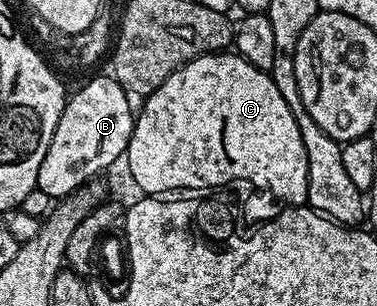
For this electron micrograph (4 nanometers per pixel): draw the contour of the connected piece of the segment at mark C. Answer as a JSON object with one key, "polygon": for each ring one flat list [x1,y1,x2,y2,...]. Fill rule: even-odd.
{"polygon":[[215,53,201,55,191,63,185,63,177,71,172,72,151,95,145,96,142,112,137,112,134,120,134,132,130,143,126,146,124,164,130,170,136,186,142,190,141,194,146,197,162,197,167,193,214,193,210,191,226,191,230,187,232,194,238,198,242,206,242,215,251,219,251,224,257,225,268,219,275,219,280,212,287,207,301,207,306,203,308,193,308,157,304,153,304,141,300,137,300,129,296,125,296,117,292,117,292,109,288,109,288,101,280,97,280,89,276,89,276,81,268,71,256,69,248,61,244,61,237,53]]}

